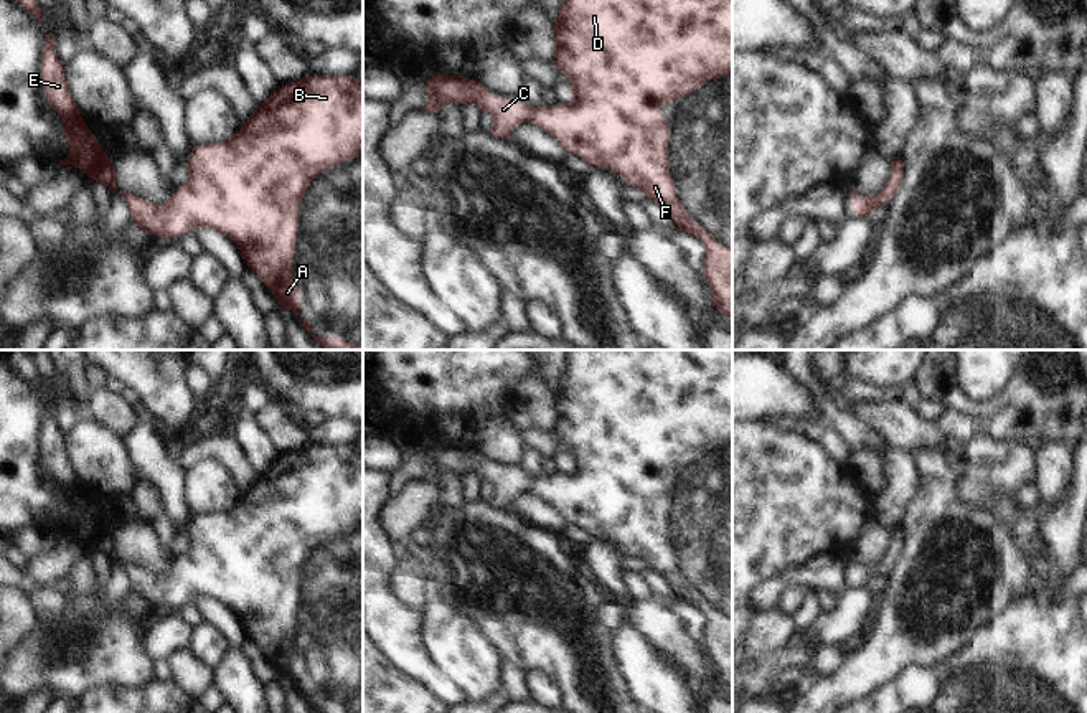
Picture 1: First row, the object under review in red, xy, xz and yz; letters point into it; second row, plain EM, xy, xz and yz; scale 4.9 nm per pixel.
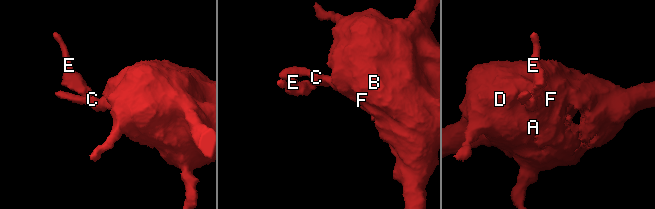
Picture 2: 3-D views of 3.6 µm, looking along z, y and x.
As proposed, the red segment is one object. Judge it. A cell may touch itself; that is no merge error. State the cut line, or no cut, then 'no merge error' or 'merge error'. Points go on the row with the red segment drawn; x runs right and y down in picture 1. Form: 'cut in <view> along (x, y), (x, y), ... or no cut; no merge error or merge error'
no cut; no merge error

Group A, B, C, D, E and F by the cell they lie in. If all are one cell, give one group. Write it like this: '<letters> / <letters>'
A B C D E F

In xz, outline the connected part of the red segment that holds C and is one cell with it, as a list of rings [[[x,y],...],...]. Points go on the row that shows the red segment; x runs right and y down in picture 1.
[[[564,0],[553,21],[556,51],[551,63],[572,86],[571,106],[539,106],[528,109],[518,99],[496,99],[490,89],[470,76],[444,76],[434,73],[424,81],[424,92],[431,97],[424,112],[439,112],[445,104],[477,104],[495,116],[495,125],[487,132],[490,139],[506,140],[521,120],[533,122],[572,155],[579,155],[591,168],[607,168],[625,185],[640,188],[647,200],[660,205],[680,231],[688,231],[706,246],[703,274],[713,292],[718,314],[732,320],[732,248],[716,244],[714,236],[693,220],[676,198],[676,187],[668,170],[668,142],[671,119],[656,116],[665,102],[675,102],[698,91],[706,81],[732,73],[732,0]]]

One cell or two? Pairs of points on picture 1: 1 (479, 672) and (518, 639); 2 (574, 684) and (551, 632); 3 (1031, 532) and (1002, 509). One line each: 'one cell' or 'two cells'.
1: two cells
2: one cell
3: one cell

